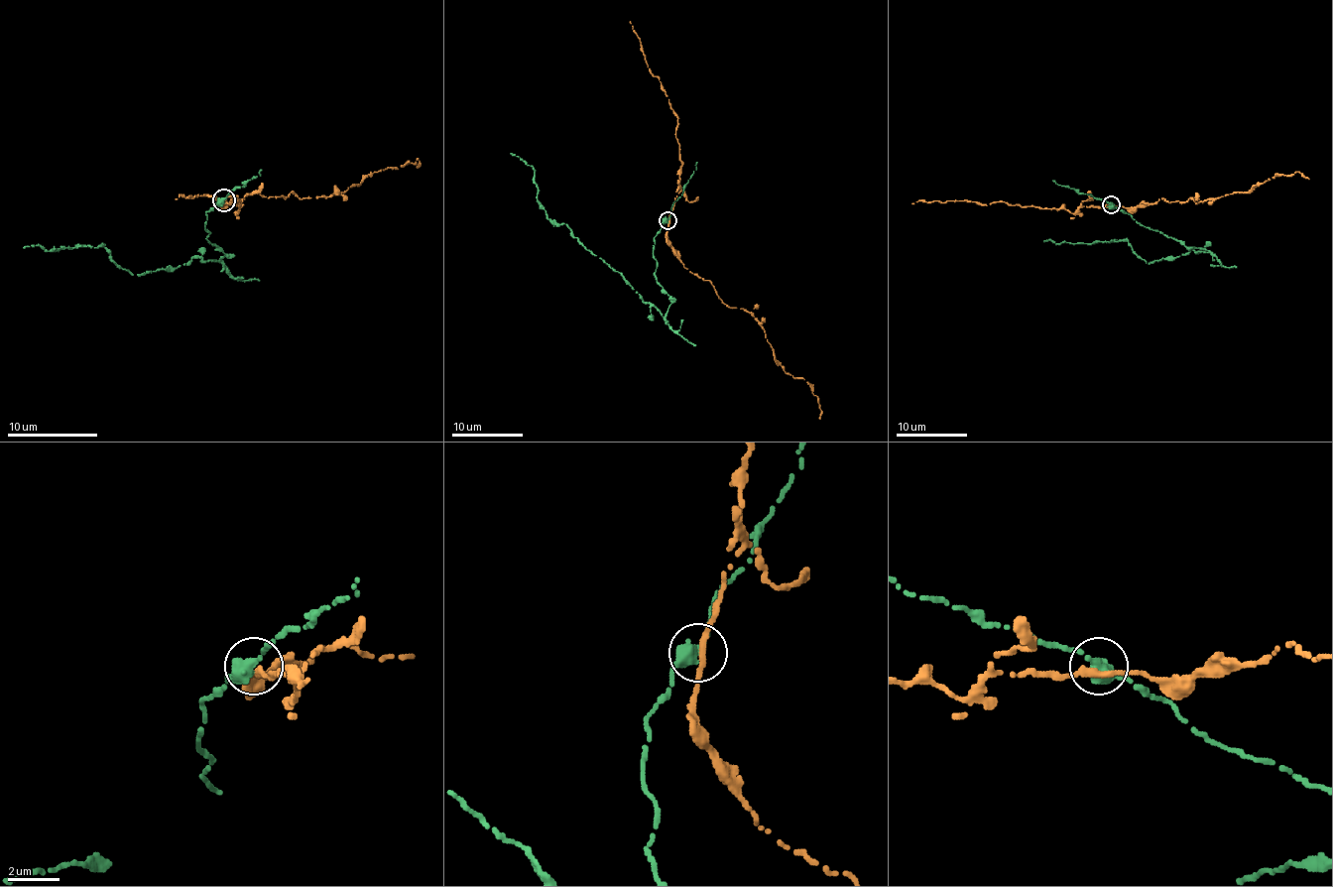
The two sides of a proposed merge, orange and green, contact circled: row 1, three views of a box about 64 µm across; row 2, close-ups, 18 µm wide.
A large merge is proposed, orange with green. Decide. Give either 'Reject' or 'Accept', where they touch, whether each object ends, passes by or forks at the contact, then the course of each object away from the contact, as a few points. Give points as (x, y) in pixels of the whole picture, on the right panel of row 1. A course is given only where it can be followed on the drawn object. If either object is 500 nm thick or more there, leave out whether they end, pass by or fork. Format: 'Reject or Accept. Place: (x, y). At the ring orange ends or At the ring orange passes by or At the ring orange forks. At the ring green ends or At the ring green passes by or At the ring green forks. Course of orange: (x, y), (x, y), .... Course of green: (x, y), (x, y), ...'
Reject. Place: (1111, 204). At the ring orange passes by. At the ring green passes by. Course of orange: (1109, 204), (1134, 208), (1164, 197), (1197, 203), (1249, 192), (1277, 175), (1296, 171), (1309, 179). Course of green: (1111, 204), (1143, 226), (1206, 251), (1192, 249), (1174, 258), (1147, 263), (1127, 240), (1043, 242)

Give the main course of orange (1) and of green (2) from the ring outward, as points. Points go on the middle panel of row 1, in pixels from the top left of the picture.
1: (669, 218), (667, 243), (672, 252), (713, 286), (720, 300), (753, 316), (774, 358), (818, 398), (819, 419)
2: (667, 220), (654, 238), (655, 277), (670, 300), (664, 316), (550, 220), (533, 167), (510, 153)

